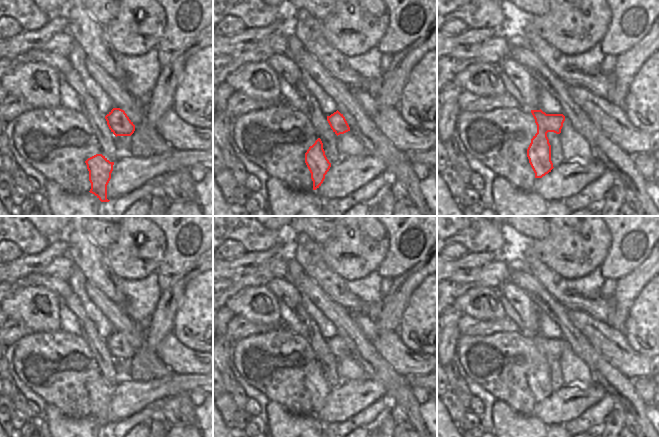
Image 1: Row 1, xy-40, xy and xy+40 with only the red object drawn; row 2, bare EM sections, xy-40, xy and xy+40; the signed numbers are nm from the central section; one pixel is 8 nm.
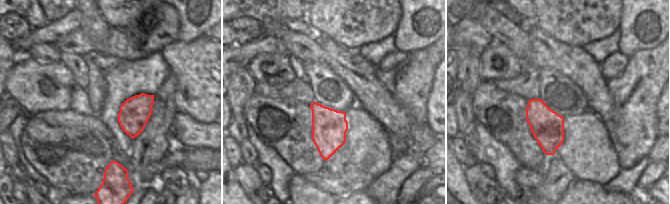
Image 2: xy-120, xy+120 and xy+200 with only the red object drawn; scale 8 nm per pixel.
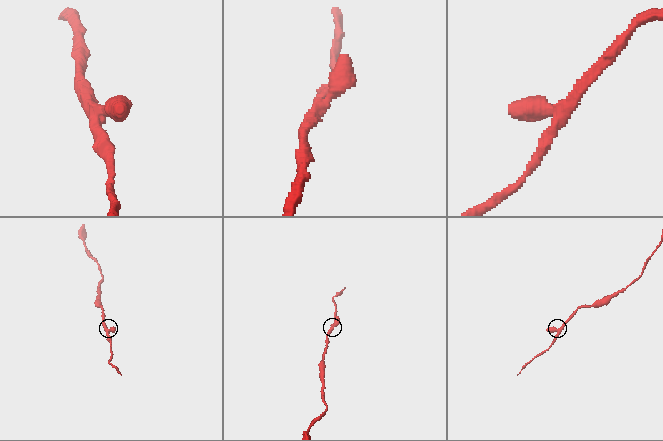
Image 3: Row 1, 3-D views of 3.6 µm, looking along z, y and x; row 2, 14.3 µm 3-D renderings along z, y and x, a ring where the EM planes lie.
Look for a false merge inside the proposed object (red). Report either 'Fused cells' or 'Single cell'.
Single cell

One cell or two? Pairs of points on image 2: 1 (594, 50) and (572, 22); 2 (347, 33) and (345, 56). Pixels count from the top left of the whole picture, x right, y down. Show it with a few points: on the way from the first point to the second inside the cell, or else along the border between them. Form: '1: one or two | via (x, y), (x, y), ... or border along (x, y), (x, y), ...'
1: two | border along (611, 34), (598, 40), (593, 40), (583, 46)
2: two | border along (325, 37), (347, 48), (357, 49)

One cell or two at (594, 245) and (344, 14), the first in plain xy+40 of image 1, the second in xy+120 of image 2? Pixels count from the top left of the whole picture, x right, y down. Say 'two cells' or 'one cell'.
one cell

